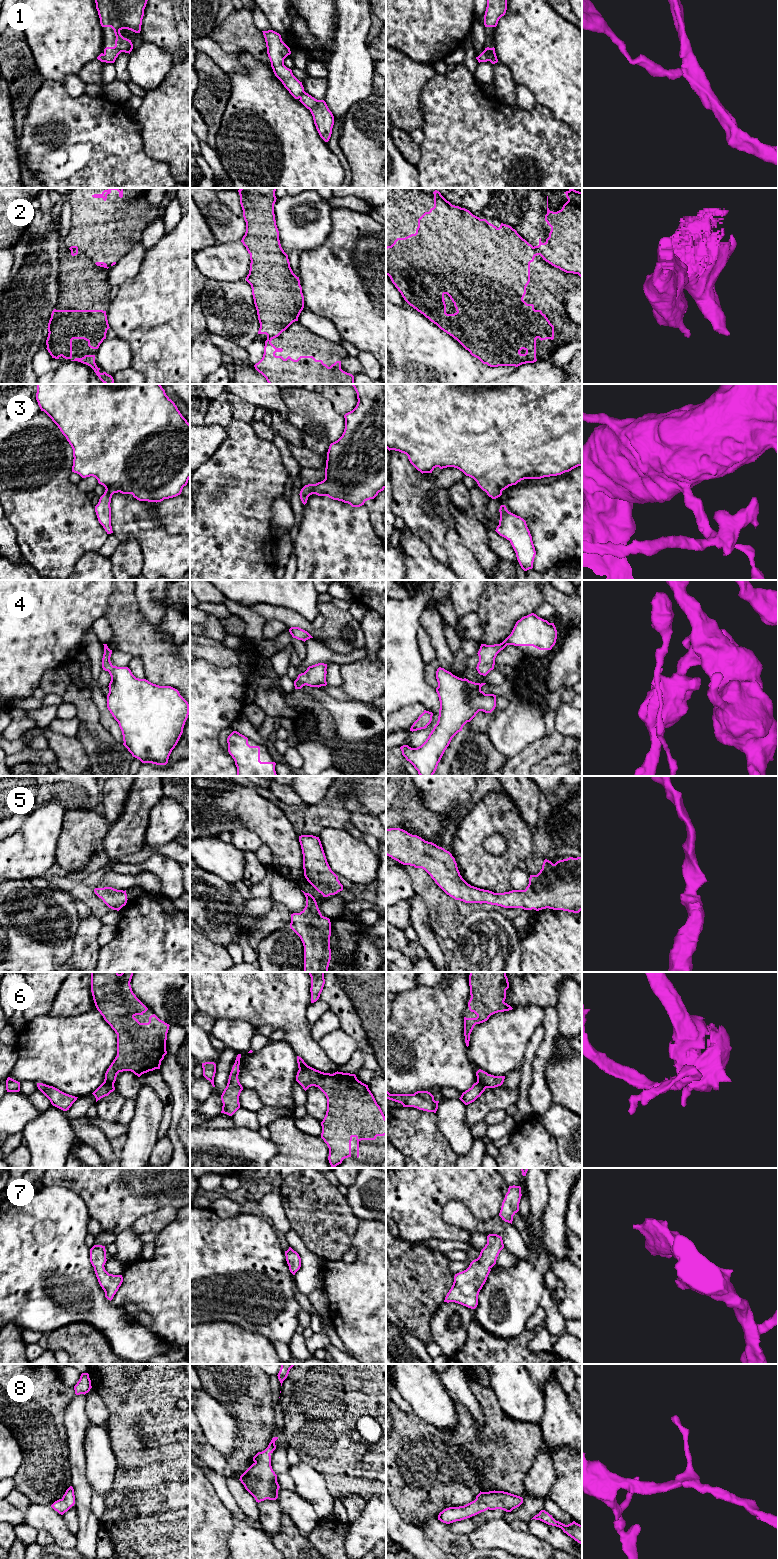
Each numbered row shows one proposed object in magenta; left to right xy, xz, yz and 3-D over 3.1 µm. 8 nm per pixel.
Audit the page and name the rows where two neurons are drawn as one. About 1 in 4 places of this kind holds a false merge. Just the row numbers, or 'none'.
1, 2, 6

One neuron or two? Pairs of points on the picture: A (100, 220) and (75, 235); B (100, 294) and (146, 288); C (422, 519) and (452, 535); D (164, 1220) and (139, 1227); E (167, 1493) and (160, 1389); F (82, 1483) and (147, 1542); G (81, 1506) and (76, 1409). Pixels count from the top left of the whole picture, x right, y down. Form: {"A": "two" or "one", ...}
{"A": "one", "B": "two", "C": "two", "D": "one", "E": "one", "F": "two", "G": "one"}

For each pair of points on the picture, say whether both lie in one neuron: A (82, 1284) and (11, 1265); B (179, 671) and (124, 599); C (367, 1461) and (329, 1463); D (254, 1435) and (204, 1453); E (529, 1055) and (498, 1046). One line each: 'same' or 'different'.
A: same
B: same
C: same
D: different
E: different

